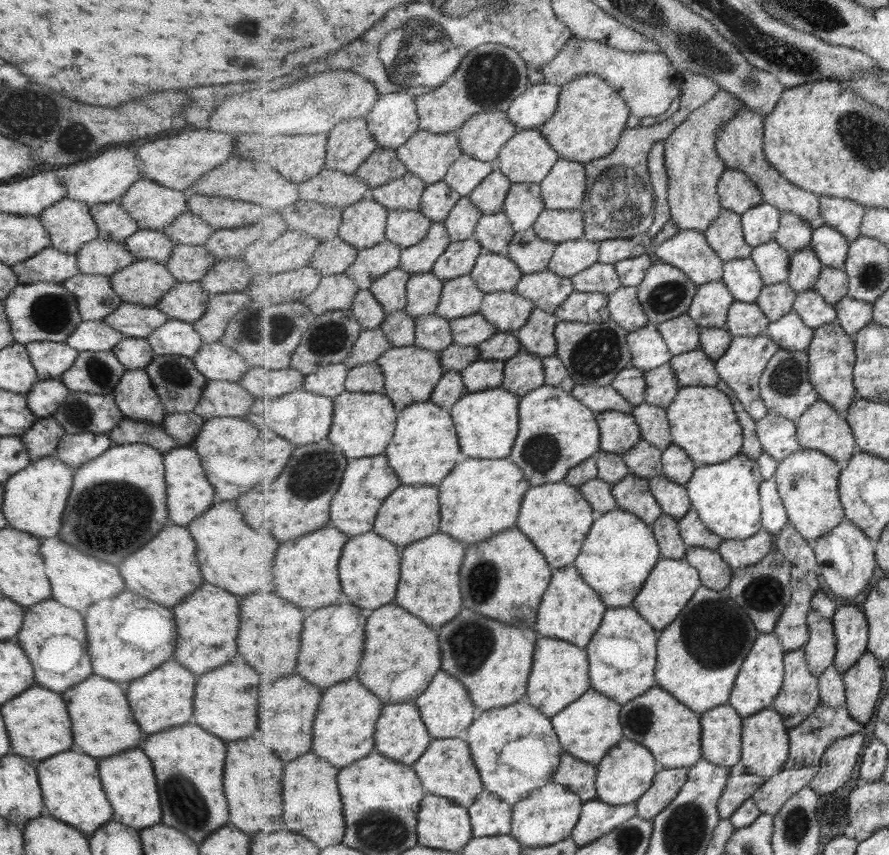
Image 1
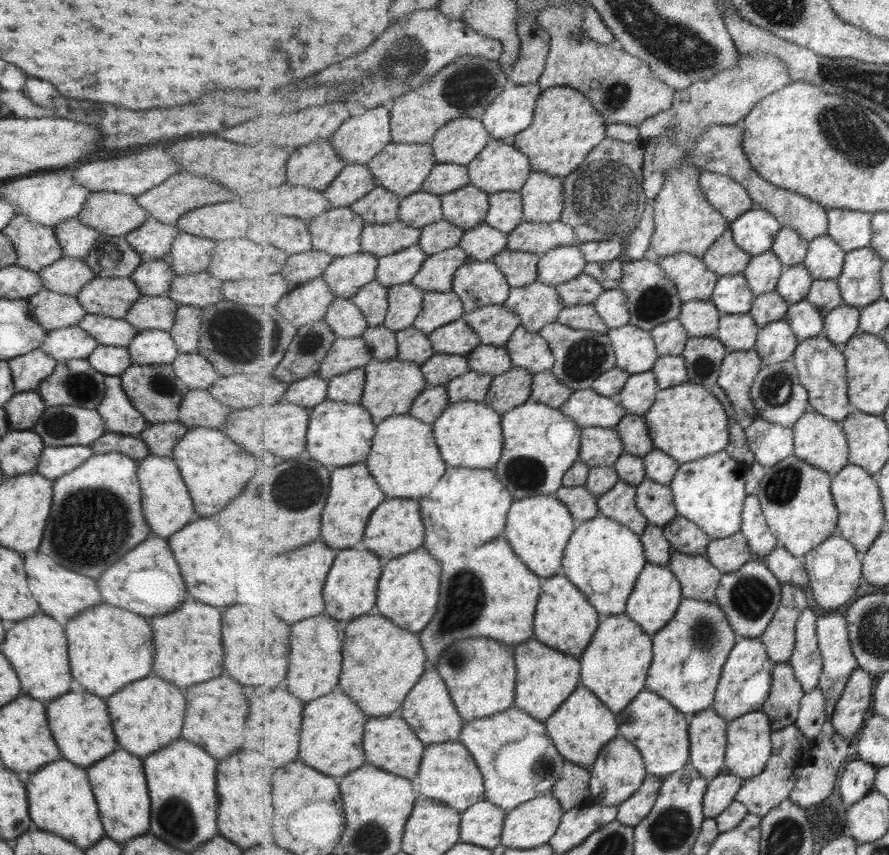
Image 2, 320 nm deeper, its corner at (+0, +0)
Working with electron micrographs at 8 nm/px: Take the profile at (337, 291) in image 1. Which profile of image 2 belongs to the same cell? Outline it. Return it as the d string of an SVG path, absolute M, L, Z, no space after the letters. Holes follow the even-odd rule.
M321 276L296 287L277 304L280 313L299 329L324 320L337 296Z

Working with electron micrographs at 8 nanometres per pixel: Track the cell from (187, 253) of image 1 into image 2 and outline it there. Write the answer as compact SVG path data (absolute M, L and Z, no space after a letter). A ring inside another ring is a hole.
M164 258L139 263L128 277L137 287L140 296L161 296L167 292L174 276Z

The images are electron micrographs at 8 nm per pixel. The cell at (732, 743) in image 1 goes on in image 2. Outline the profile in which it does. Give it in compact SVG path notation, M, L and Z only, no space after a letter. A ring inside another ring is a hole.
M715 709L690 716L690 760L709 782L726 771L729 720Z

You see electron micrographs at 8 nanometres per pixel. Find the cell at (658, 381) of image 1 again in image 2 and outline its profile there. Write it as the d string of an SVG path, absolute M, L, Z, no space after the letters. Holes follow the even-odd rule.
M652 370L632 374L616 399L626 407L627 412L635 415L645 415L655 404L658 390L658 380Z

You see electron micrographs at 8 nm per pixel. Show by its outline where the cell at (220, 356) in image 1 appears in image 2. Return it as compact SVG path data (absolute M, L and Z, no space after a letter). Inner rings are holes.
M178 354L171 362L173 374L189 391L206 389L218 378L210 362L201 354Z

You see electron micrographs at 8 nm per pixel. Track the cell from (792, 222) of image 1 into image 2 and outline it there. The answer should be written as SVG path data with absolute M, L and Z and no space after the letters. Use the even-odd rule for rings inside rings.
M785 226L779 231L772 251L786 267L791 267L803 263L809 249L809 239L803 238L794 228Z

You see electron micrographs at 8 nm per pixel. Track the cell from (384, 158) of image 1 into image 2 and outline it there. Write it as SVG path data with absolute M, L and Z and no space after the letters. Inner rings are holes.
M347 164L325 195L333 208L351 206L378 186L379 181L367 164Z

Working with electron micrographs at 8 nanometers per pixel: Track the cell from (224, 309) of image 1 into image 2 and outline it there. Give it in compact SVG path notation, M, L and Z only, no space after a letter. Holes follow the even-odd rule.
M178 305L176 308L173 326L168 333L178 354L196 352L201 313L202 309L195 306Z

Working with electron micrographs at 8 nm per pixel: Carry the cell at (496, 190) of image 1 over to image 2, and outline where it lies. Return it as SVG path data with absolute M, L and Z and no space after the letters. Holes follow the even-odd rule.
M474 185L441 195L444 219L466 231L477 228L486 222L490 212L490 196Z

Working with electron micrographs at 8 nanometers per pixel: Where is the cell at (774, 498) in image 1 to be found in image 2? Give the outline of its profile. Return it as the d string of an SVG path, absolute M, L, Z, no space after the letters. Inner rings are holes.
M755 494L746 498L746 504L742 514L743 526L740 531L751 546L751 553L757 556L768 556L779 547L778 539L771 533L767 525L762 502Z

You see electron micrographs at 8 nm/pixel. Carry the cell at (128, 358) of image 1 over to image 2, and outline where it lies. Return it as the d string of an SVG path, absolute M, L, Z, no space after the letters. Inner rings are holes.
M97 345L86 361L96 373L118 377L129 365L126 347Z

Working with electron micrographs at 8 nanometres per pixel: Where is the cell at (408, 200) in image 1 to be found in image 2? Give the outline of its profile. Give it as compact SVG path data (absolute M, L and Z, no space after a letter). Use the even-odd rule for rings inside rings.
M379 185L374 190L371 190L367 196L361 200L354 202L350 207L357 213L361 214L363 220L367 224L390 224L397 221L402 197L389 191L387 188Z

